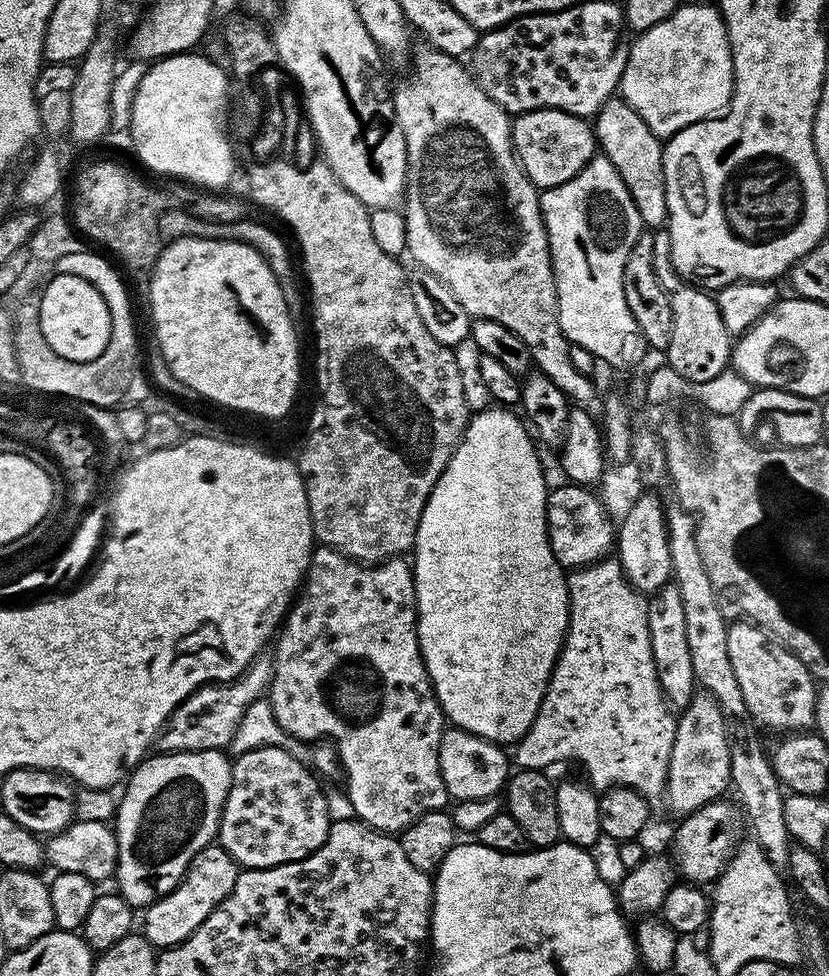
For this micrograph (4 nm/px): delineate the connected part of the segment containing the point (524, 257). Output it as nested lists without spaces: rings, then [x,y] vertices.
[[[423,47],[418,49],[416,53],[414,53],[415,51],[411,53],[411,56],[413,55],[412,73],[409,74],[408,80],[402,81],[400,85],[395,85],[394,88],[396,124],[404,135],[406,158],[408,159],[408,173],[404,179],[404,198],[402,201],[407,255],[412,255],[420,263],[417,265],[423,271],[437,276],[452,291],[454,298],[458,298],[458,302],[462,302],[462,306],[467,310],[469,317],[490,318],[494,322],[502,322],[502,326],[506,326],[506,330],[513,332],[528,347],[531,363],[541,373],[547,375],[549,380],[558,386],[562,394],[567,396],[575,407],[586,410],[591,416],[599,417],[603,413],[605,401],[602,396],[596,393],[591,378],[583,376],[576,369],[576,364],[572,361],[573,349],[570,347],[570,342],[564,337],[564,331],[560,325],[560,312],[556,308],[556,278],[552,271],[552,252],[548,248],[548,231],[544,226],[544,215],[540,209],[540,192],[533,184],[532,179],[521,168],[516,150],[512,147],[512,125],[509,113],[503,112],[481,90],[471,71],[465,65],[463,68],[460,65],[463,63],[457,57],[441,52],[439,48]]]

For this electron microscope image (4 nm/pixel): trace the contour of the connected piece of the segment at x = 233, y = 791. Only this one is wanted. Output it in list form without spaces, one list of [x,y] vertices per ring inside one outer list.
[[[266,745],[262,748],[252,749],[249,752],[237,755],[232,760],[232,781],[230,782],[230,790],[226,794],[226,802],[224,809],[220,815],[220,826],[218,829],[218,844],[221,844],[234,859],[240,863],[241,869],[245,868],[273,868],[279,864],[289,864],[290,862],[298,862],[302,858],[306,858],[310,854],[314,854],[314,850],[318,850],[326,842],[328,837],[328,825],[330,817],[328,817],[328,800],[324,797],[324,792],[320,789],[317,773],[305,761],[296,757],[295,751],[287,748],[276,748],[274,745]]]

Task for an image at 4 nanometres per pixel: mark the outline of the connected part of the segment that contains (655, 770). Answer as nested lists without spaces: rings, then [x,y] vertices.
[[[605,558],[596,564],[587,564],[567,573],[568,581],[568,631],[564,634],[564,646],[556,657],[556,665],[552,667],[552,677],[548,679],[548,689],[544,692],[544,700],[540,704],[538,714],[530,726],[530,730],[515,745],[514,764],[517,769],[535,768],[537,770],[551,769],[555,760],[577,760],[584,764],[588,771],[587,783],[593,789],[626,787],[655,802],[664,796],[664,788],[668,785],[668,767],[670,766],[670,750],[674,750],[674,734],[676,733],[677,717],[660,689],[658,674],[654,666],[654,654],[650,650],[650,626],[648,625],[649,601],[633,588],[632,583],[624,577],[624,571],[619,559]]]

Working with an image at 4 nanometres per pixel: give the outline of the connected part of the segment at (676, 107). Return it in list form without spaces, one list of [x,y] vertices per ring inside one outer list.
[[[688,4],[676,9],[671,16],[667,16],[662,22],[658,22],[654,27],[648,28],[645,32],[639,33],[635,38],[636,45],[631,45],[630,51],[626,56],[624,74],[620,78],[619,91],[622,99],[630,105],[634,111],[645,120],[649,130],[659,138],[667,138],[684,128],[689,128],[691,124],[696,124],[700,120],[707,120],[723,113],[728,105],[732,103],[732,89],[734,87],[734,77],[732,75],[732,48],[728,45],[728,31],[724,25],[724,17],[721,16],[719,7],[708,4]]]

